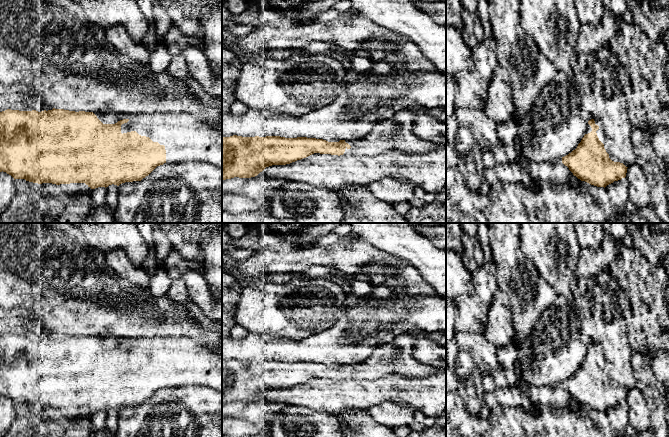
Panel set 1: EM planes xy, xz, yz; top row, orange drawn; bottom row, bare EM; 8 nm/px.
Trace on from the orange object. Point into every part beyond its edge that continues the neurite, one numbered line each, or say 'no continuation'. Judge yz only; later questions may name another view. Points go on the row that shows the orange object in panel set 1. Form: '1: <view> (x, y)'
1: yz (601, 135)

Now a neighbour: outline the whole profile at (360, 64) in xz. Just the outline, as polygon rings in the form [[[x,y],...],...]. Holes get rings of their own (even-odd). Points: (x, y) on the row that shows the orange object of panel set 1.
[[[352,56],[350,58],[350,69],[357,72],[364,72],[369,70],[373,65],[373,60],[371,58],[365,58],[361,56]]]

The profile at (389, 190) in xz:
[[[383,178],[368,185],[373,195],[388,204],[410,202],[414,197],[414,187],[406,181]]]

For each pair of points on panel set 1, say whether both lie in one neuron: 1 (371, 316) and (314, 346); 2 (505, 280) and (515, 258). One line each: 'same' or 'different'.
1: same
2: same

